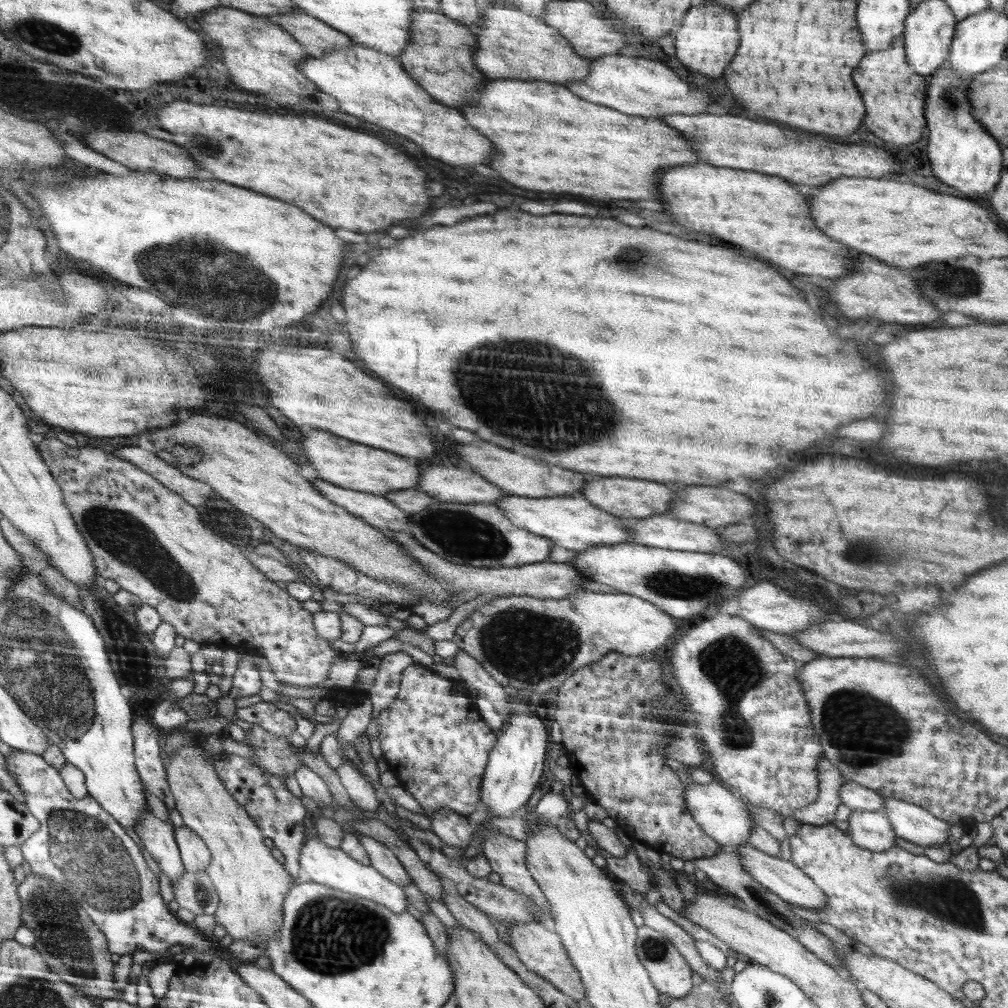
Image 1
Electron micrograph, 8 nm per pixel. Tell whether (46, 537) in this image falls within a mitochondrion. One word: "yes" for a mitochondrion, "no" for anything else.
no

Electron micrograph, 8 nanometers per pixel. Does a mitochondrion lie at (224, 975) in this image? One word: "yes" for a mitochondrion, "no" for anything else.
no

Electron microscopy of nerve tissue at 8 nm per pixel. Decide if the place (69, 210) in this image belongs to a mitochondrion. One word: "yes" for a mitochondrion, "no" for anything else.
no

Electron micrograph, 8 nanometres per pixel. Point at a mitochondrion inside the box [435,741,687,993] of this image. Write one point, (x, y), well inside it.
(655, 949)

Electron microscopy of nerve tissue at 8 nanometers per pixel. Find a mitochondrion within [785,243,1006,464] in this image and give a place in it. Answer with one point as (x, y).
(935, 278)

